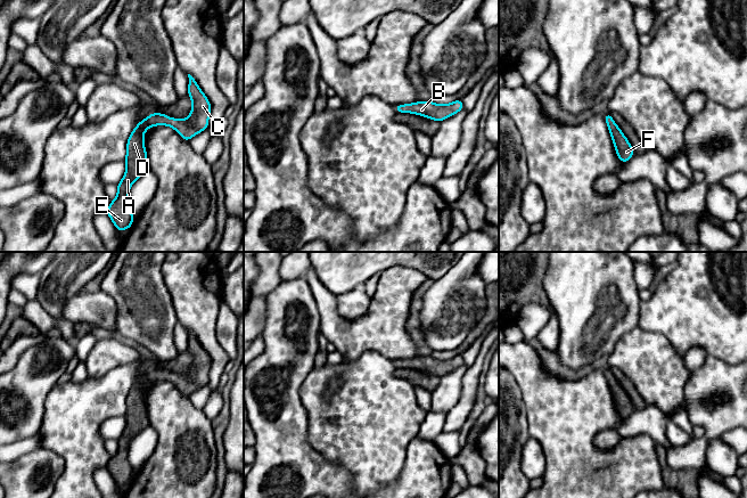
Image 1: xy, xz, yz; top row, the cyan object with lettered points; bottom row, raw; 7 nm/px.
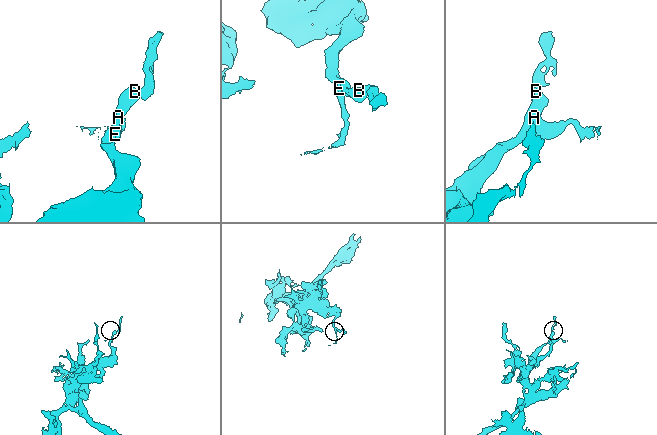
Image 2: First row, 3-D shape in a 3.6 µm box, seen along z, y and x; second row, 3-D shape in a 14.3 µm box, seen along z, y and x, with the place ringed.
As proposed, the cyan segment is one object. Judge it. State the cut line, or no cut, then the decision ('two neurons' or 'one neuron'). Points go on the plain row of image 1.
cut none; one neuron

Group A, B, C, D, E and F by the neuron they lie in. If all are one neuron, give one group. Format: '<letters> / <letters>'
A B C D E F

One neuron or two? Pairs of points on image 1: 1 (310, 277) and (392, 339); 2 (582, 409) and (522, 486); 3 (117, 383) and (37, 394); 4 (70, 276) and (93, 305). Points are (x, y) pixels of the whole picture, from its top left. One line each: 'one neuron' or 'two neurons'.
1: one neuron
2: two neurons
3: two neurons
4: two neurons

